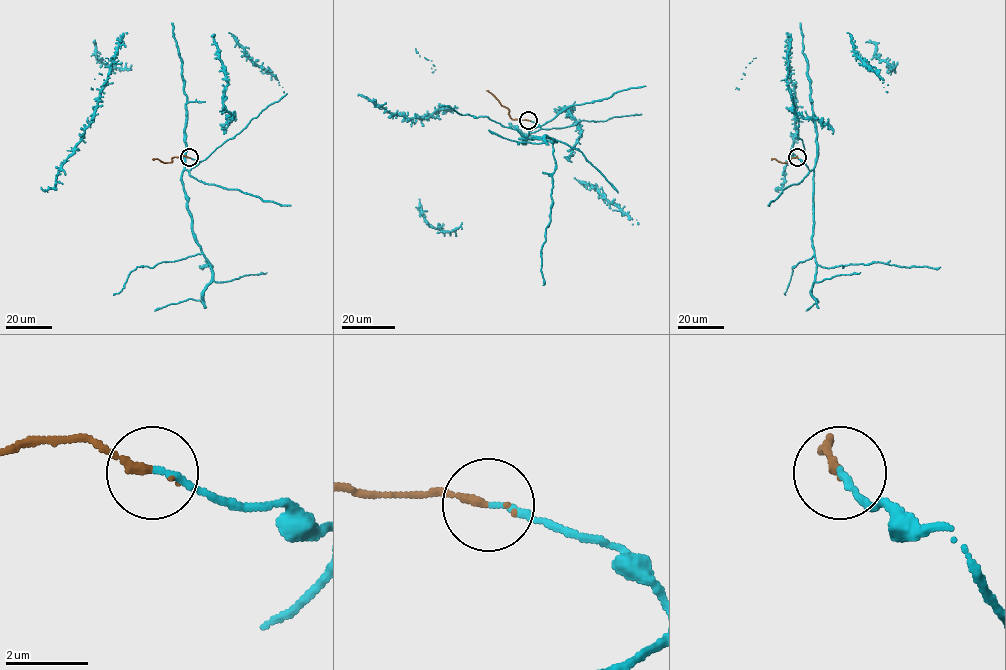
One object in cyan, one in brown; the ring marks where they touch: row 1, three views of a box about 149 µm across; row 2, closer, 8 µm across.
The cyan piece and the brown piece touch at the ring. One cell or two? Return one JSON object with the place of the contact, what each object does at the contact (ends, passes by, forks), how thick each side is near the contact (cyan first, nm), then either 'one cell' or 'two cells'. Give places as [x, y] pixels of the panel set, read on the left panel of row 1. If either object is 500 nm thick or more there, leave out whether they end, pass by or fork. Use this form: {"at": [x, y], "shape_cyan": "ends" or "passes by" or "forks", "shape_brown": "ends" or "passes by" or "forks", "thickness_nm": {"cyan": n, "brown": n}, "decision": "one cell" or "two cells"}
{"at": [189, 157], "shape_cyan": "ends", "shape_brown": "ends", "thickness_nm": {"cyan": 140, "brown": 200}, "decision": "one cell"}

